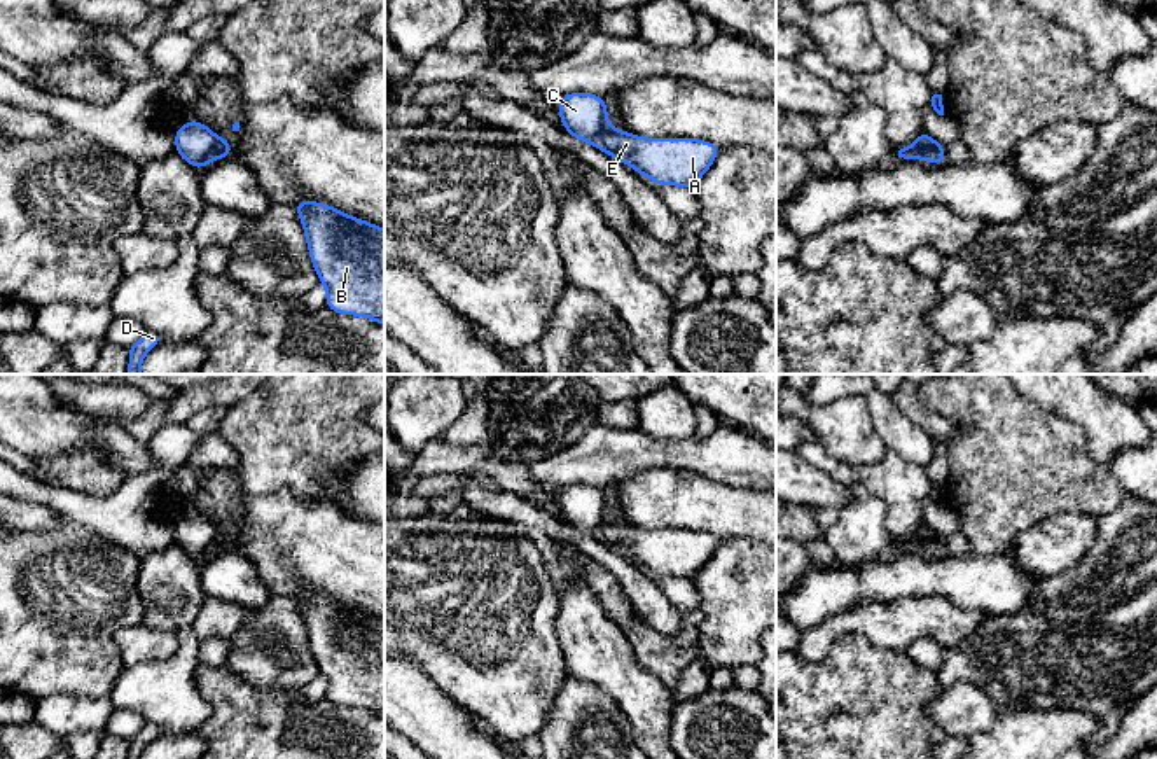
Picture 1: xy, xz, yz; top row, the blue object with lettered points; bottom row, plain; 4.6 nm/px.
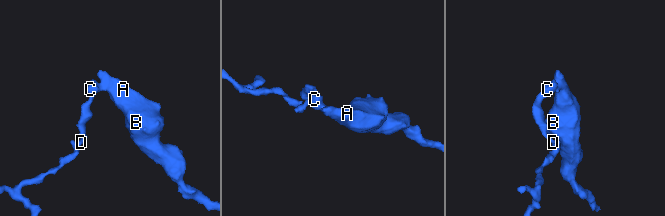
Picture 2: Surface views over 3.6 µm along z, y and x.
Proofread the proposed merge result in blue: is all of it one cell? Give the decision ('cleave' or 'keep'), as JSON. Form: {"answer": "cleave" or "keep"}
{"answer": "cleave"}

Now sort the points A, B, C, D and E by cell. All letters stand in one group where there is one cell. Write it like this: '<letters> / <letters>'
A B E / C D

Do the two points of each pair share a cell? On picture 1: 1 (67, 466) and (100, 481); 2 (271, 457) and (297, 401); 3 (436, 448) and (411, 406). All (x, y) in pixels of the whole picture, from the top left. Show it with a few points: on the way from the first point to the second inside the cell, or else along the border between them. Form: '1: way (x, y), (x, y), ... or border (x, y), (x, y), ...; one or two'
1: way (76, 469), (84, 469), (91, 474); one
2: way (282, 443), (297, 422), (297, 415); one
3: border (439, 436), (416, 455); two

